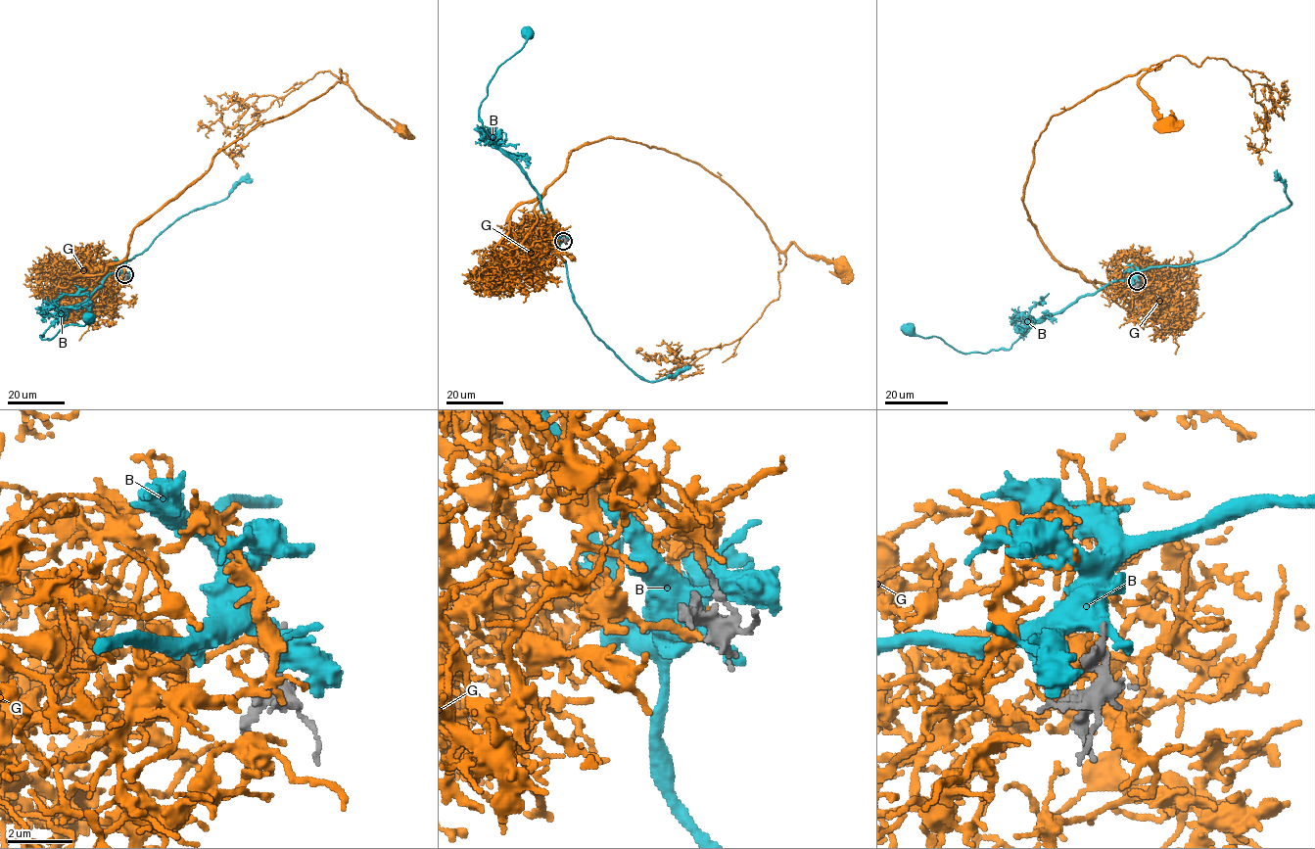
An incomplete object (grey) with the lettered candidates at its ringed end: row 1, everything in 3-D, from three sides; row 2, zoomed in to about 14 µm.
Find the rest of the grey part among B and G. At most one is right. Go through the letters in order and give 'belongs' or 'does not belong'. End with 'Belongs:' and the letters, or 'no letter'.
B: does not belong
G: belongs
Belongs: G

